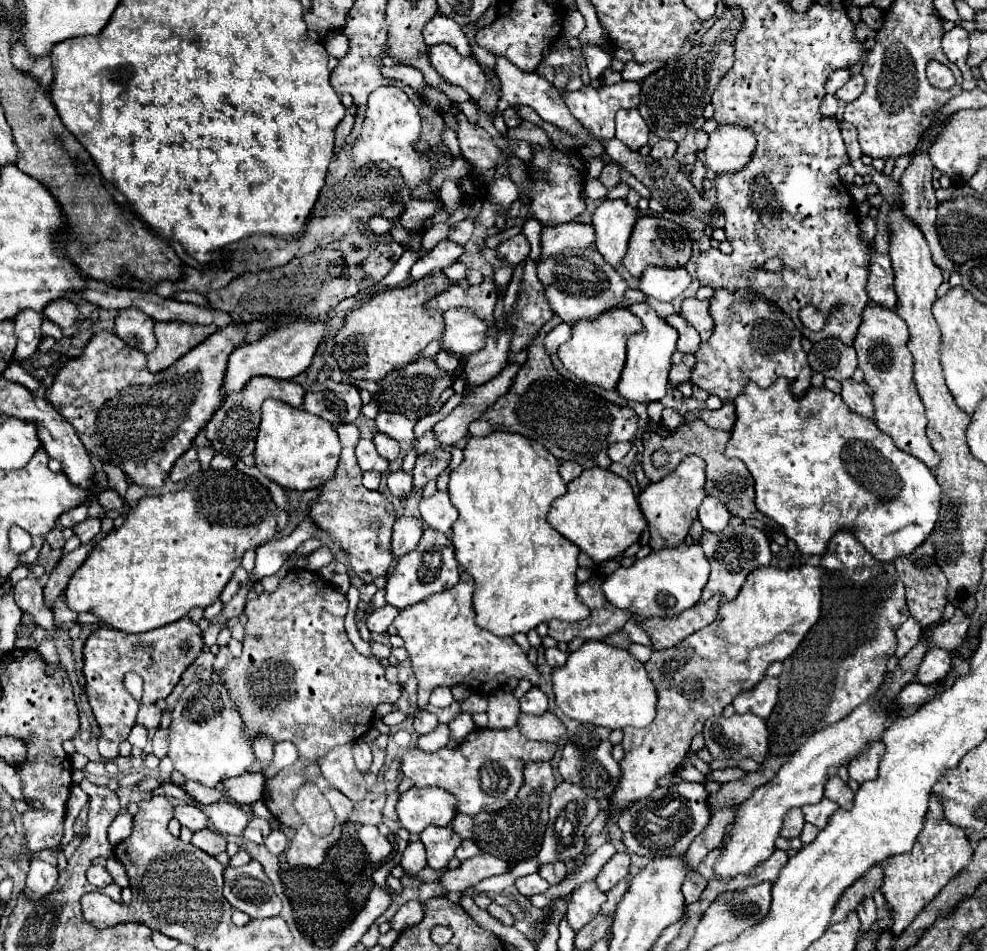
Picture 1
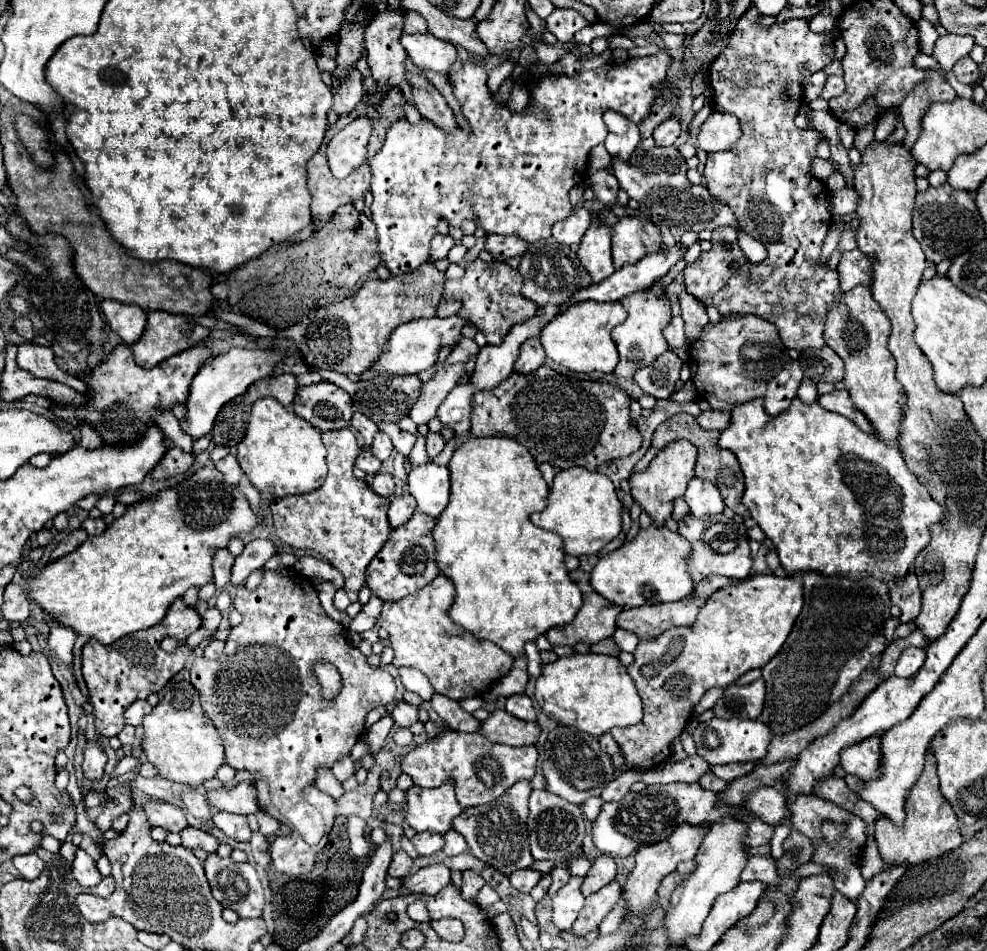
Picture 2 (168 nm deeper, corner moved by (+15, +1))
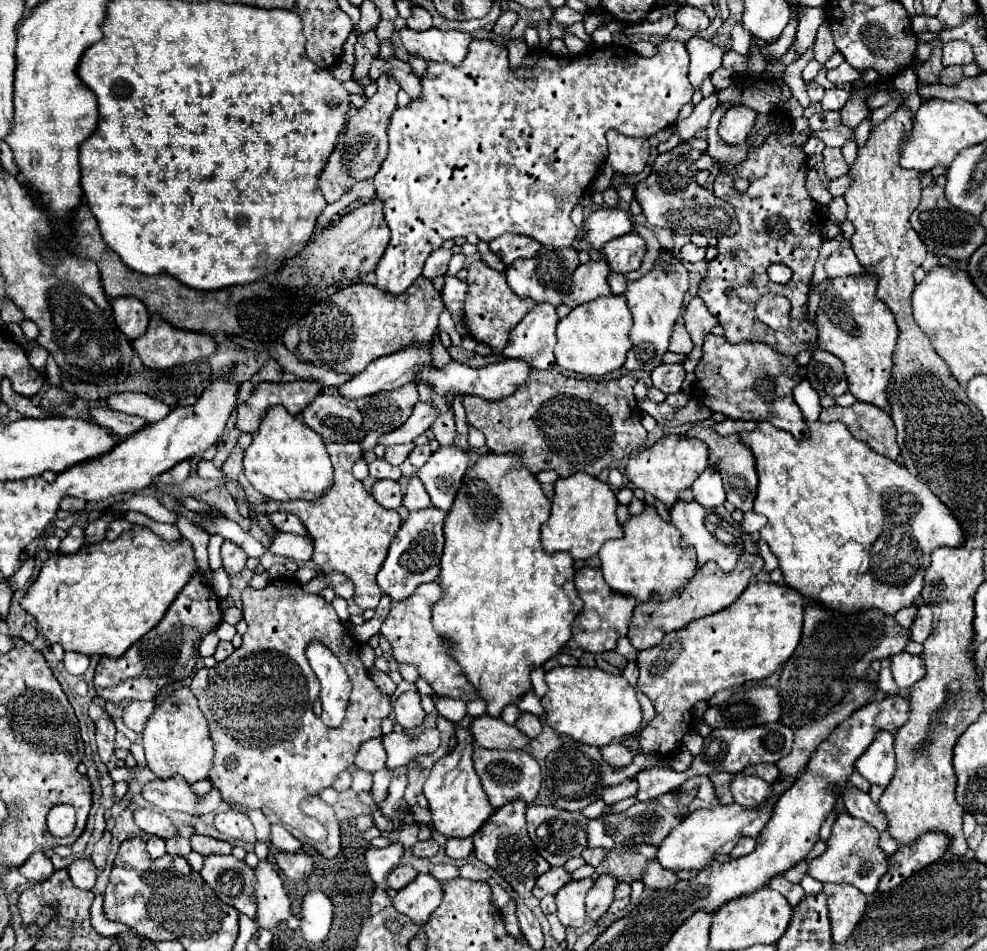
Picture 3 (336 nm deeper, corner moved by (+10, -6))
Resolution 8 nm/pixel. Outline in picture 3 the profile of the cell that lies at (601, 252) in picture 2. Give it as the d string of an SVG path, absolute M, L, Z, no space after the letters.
M605 259L579 265L573 271L571 291L563 295L563 305L573 309L577 305L593 301L595 297L609 295L611 289L609 289L609 283L607 283L607 275L609 275L609 265L607 265Z

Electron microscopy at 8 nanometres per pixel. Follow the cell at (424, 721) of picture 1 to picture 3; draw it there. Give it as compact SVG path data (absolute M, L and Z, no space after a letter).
M405 691L403 695L399 695L395 699L393 709L395 709L397 723L407 731L417 729L425 719L425 711L421 707L421 699L417 691Z

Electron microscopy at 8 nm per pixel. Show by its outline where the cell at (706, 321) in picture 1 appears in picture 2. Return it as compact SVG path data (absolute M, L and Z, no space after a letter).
M688 292L680 294L680 310L682 310L682 320L686 324L686 338L690 344L694 344L700 338L702 328L708 324L708 316L704 306Z

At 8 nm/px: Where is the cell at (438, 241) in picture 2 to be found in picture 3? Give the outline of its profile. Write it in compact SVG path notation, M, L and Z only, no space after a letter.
M437 249L429 255L427 263L425 263L425 269L423 269L423 277L427 277L429 281L433 281L435 277L441 277L447 273L447 265L449 265L449 259L451 259L451 251L449 249Z

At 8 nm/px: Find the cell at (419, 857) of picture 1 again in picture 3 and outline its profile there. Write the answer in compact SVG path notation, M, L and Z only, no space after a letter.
M399 865L399 867L395 867L395 869L389 873L387 885L389 885L391 889L399 891L399 889L403 889L405 885L409 885L417 875L419 875L419 873L417 873L411 865Z

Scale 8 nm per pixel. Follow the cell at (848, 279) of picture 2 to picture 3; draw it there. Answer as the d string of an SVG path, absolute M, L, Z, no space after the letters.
M843 249L843 251L835 251L827 261L825 261L825 273L829 277L845 277L845 275L857 275L863 273L865 269L861 267L861 263L857 261L853 249Z

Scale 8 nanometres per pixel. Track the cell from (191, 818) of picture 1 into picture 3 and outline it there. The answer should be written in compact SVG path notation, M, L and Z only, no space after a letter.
M139 809L133 813L133 819L137 823L137 827L141 827L141 831L149 833L149 835L157 835L157 837L175 837L179 835L175 825L171 823L171 819L163 813L151 811L151 809Z

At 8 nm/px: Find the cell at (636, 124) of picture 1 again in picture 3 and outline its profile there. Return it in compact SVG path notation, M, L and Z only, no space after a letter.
M609 131L607 145L609 145L607 163L613 167L617 175L621 177L639 175L647 165L651 153L651 145L647 139L631 139L617 131Z

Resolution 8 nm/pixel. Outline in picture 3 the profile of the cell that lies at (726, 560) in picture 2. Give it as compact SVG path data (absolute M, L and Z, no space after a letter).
M677 501L671 509L671 523L679 529L681 539L685 545L693 545L697 551L697 565L705 565L707 561L715 561L723 571L733 571L739 553L743 551L743 531L741 525L735 523L731 513L725 507L715 507L715 509L705 509L697 501Z

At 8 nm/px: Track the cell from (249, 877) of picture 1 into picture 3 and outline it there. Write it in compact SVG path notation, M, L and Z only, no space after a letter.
M205 855L205 865L201 869L205 883L217 893L217 897L235 907L247 917L255 917L257 903L253 901L253 881L255 871L233 855Z

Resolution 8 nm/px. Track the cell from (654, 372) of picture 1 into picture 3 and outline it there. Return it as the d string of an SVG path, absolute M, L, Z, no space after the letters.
M665 249L659 251L655 265L649 273L639 277L637 281L627 283L627 289L623 295L627 297L627 305L633 315L633 325L629 331L633 347L627 353L627 361L625 361L625 367L629 371L639 371L639 369L651 371L661 363L661 357L669 347L673 325L677 323L681 315L683 295L687 289L689 289L689 279L687 279L687 269L683 261Z

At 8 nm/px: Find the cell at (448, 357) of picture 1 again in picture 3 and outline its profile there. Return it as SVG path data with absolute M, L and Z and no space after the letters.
M417 385L417 387L419 387L419 401L437 407L437 417L435 417L435 421L431 425L431 431L435 433L435 439L439 441L439 445L453 443L455 419L453 419L453 411L447 405L447 399L437 395L437 393L433 393L429 389L429 385Z

